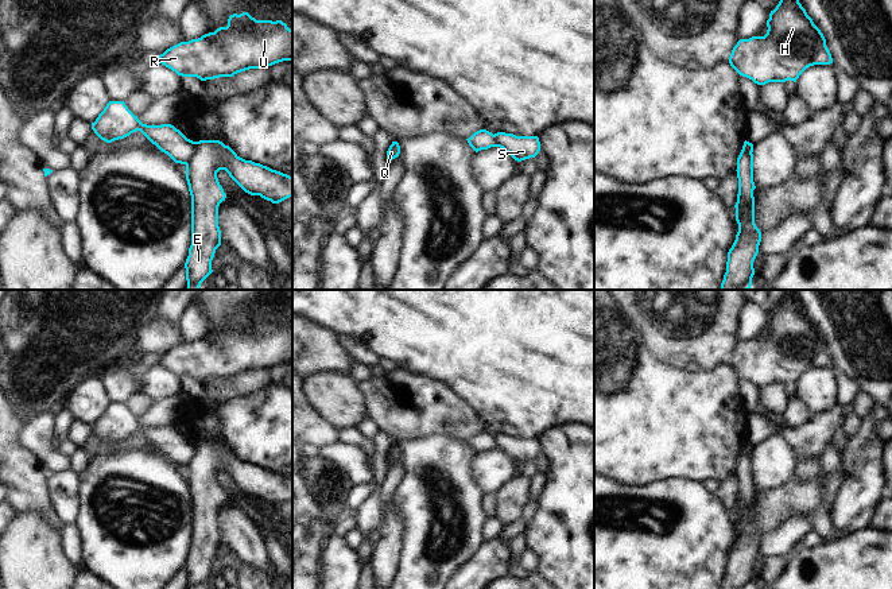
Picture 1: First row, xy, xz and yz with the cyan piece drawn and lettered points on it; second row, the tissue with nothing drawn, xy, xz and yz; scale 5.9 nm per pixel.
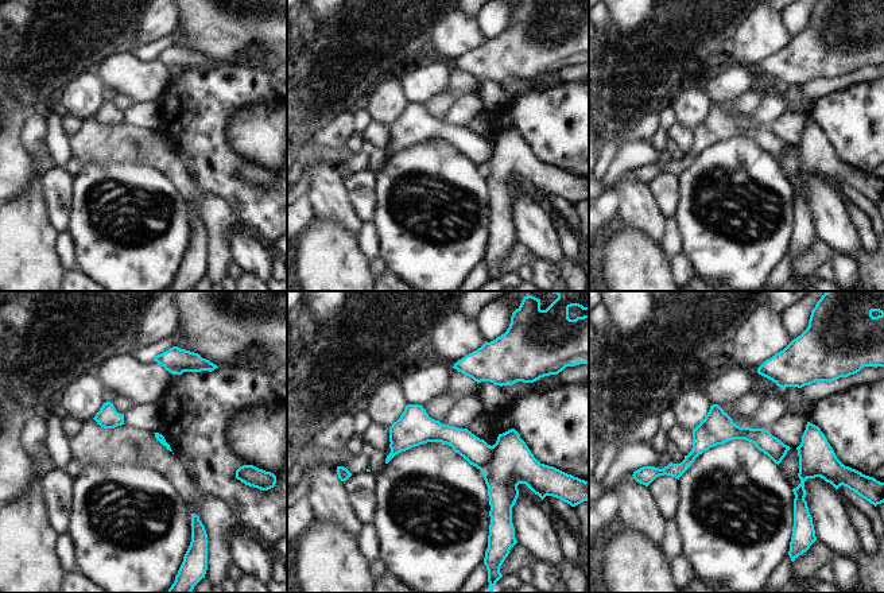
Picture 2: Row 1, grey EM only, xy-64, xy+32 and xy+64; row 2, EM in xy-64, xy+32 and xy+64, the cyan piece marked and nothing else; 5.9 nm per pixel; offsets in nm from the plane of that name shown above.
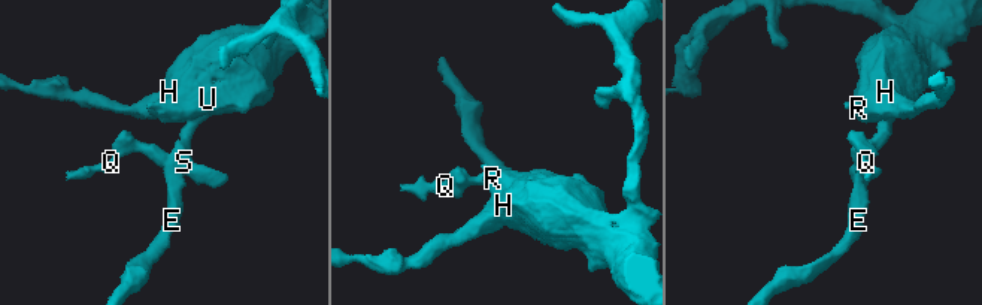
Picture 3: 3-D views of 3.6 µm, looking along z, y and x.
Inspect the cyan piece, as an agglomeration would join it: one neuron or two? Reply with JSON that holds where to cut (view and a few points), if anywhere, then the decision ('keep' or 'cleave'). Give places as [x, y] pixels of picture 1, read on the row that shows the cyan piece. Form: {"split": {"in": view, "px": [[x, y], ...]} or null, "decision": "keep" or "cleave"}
{"split": {"in": "xy", "px": [[196, 142], [194, 151], [185, 163]]}, "decision": "cleave"}

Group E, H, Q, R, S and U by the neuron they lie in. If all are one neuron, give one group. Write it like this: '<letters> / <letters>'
E H R S U / Q

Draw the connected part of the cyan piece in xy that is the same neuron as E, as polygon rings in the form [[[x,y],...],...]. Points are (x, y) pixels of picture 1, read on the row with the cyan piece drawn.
[[[220,140],[195,142],[194,154],[186,162],[186,181],[191,195],[191,245],[185,263],[186,290],[199,290],[201,283],[213,272],[212,260],[216,249],[221,245],[218,206],[225,201],[226,194],[217,178],[220,170],[225,170],[245,193],[260,195],[272,204],[279,204],[292,197],[292,177],[260,163],[245,160]]]

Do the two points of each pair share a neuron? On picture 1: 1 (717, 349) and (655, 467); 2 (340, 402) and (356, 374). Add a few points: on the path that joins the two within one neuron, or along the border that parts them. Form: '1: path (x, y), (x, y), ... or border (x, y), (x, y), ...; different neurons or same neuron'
1: border (728, 361), (706, 372), (686, 372), (674, 368); different neurons
2: border (349, 375), (356, 382); different neurons

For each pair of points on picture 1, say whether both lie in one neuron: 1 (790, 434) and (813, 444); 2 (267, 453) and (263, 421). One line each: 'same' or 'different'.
1: same
2: same

